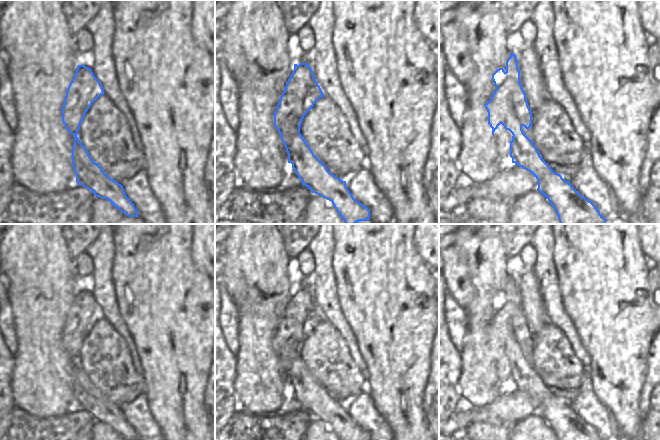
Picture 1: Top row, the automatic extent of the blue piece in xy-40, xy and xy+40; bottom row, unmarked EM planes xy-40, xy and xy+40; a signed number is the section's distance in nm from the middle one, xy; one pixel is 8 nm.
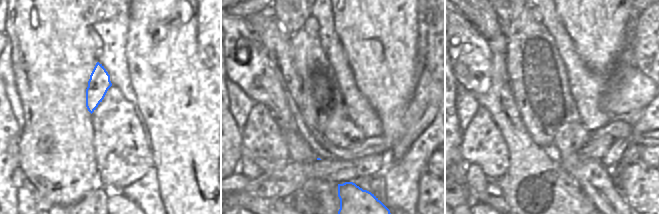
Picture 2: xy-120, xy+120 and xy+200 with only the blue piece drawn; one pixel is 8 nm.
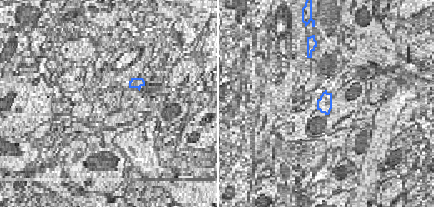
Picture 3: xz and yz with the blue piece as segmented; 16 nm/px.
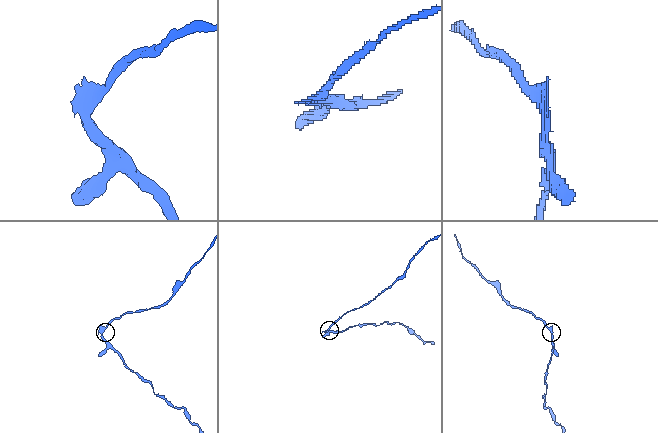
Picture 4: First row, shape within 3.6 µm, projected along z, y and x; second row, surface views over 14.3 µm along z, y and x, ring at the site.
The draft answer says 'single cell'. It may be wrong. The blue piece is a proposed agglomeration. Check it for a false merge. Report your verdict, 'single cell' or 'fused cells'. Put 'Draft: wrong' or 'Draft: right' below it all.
fused cells
Draft: wrong

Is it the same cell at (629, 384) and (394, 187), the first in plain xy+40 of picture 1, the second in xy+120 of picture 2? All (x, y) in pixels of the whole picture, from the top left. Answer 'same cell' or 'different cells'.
different cells

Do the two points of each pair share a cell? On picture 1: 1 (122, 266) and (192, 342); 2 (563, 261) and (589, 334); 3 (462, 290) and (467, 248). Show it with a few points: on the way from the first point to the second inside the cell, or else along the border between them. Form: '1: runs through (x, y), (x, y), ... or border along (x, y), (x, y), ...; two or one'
1: runs through (141, 285), (176, 323); one
2: runs through (582, 278), (589, 285), (589, 315); one
3: border along (453, 245), (465, 264), (474, 285); two

